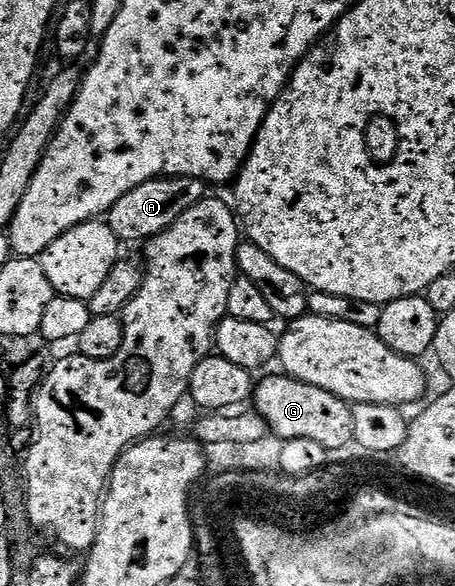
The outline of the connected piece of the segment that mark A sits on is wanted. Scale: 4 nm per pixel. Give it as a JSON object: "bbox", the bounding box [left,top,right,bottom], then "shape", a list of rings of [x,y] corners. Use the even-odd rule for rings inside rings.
{"bbox":[105,178,208,244],"shape":[[[154,178],[145,184],[137,184],[113,208],[109,208],[105,215],[105,221],[109,229],[119,237],[120,243],[140,242],[146,244],[156,238],[161,232],[168,230],[171,225],[181,217],[193,204],[197,204],[203,198],[208,197],[208,183],[200,178]]]}

